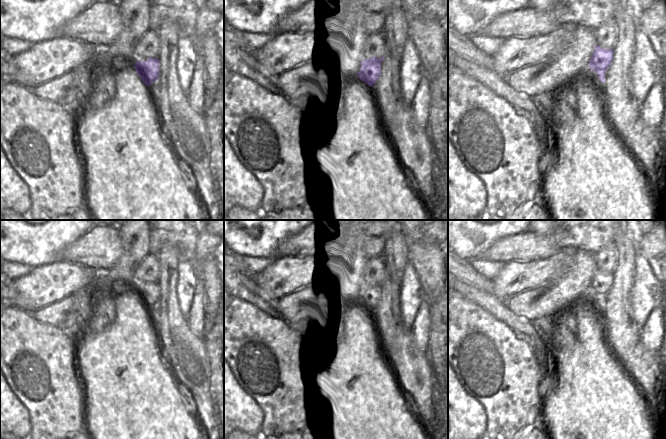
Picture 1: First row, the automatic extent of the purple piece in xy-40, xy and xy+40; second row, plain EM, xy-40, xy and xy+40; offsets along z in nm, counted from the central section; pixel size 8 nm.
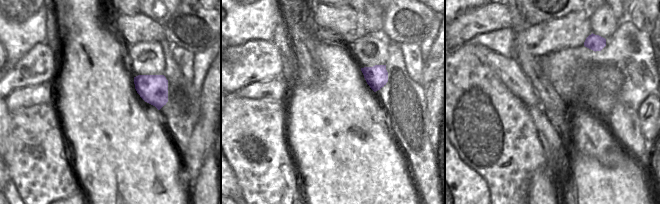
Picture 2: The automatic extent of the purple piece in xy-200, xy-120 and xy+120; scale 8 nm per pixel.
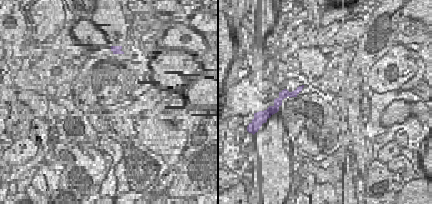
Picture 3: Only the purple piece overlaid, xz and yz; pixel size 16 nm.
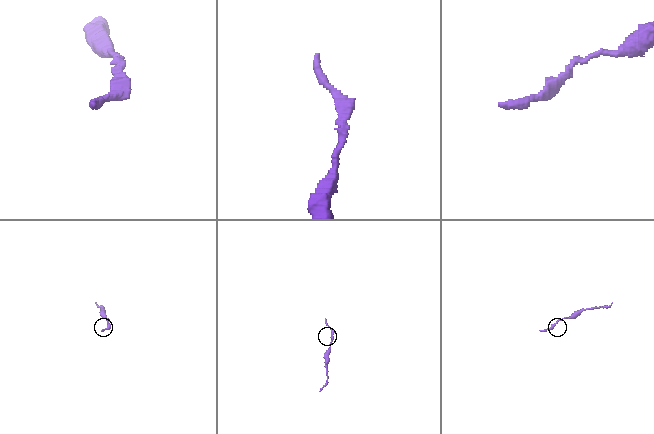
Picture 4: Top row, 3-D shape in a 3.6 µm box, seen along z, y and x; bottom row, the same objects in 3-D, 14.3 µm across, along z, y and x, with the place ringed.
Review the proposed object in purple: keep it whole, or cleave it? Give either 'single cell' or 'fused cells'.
single cell

